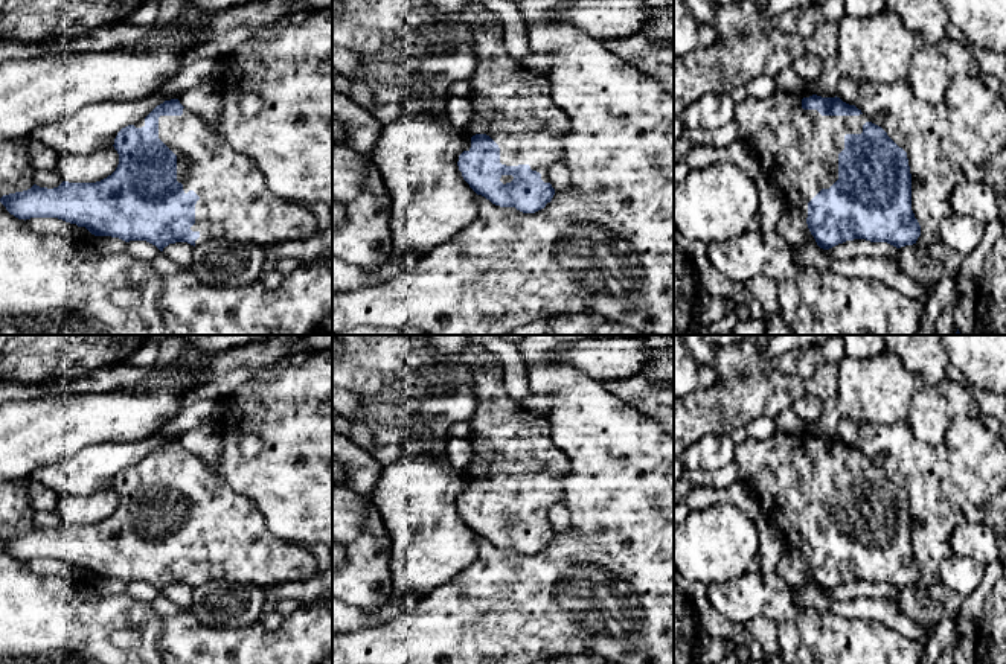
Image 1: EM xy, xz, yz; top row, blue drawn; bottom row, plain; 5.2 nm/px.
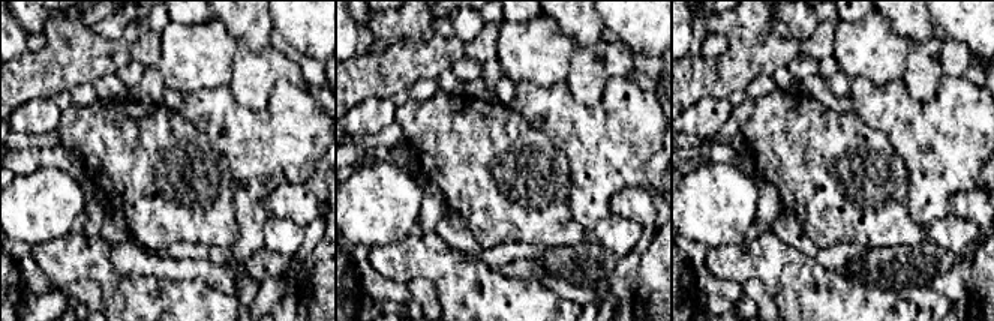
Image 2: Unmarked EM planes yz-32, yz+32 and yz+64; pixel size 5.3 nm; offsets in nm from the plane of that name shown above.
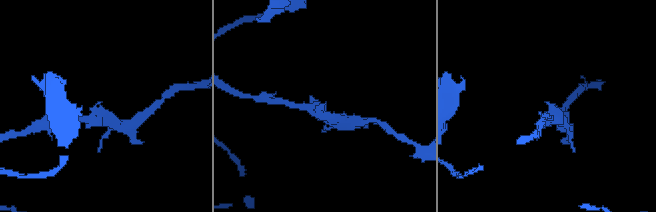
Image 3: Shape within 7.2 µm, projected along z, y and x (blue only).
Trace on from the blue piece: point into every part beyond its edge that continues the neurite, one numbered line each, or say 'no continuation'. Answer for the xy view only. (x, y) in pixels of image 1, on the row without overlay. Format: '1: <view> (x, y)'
1: xy (235, 544)

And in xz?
1: xz (511, 445)

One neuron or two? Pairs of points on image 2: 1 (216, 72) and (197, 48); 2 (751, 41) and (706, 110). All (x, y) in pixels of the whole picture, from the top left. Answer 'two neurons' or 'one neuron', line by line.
1: one neuron
2: two neurons

